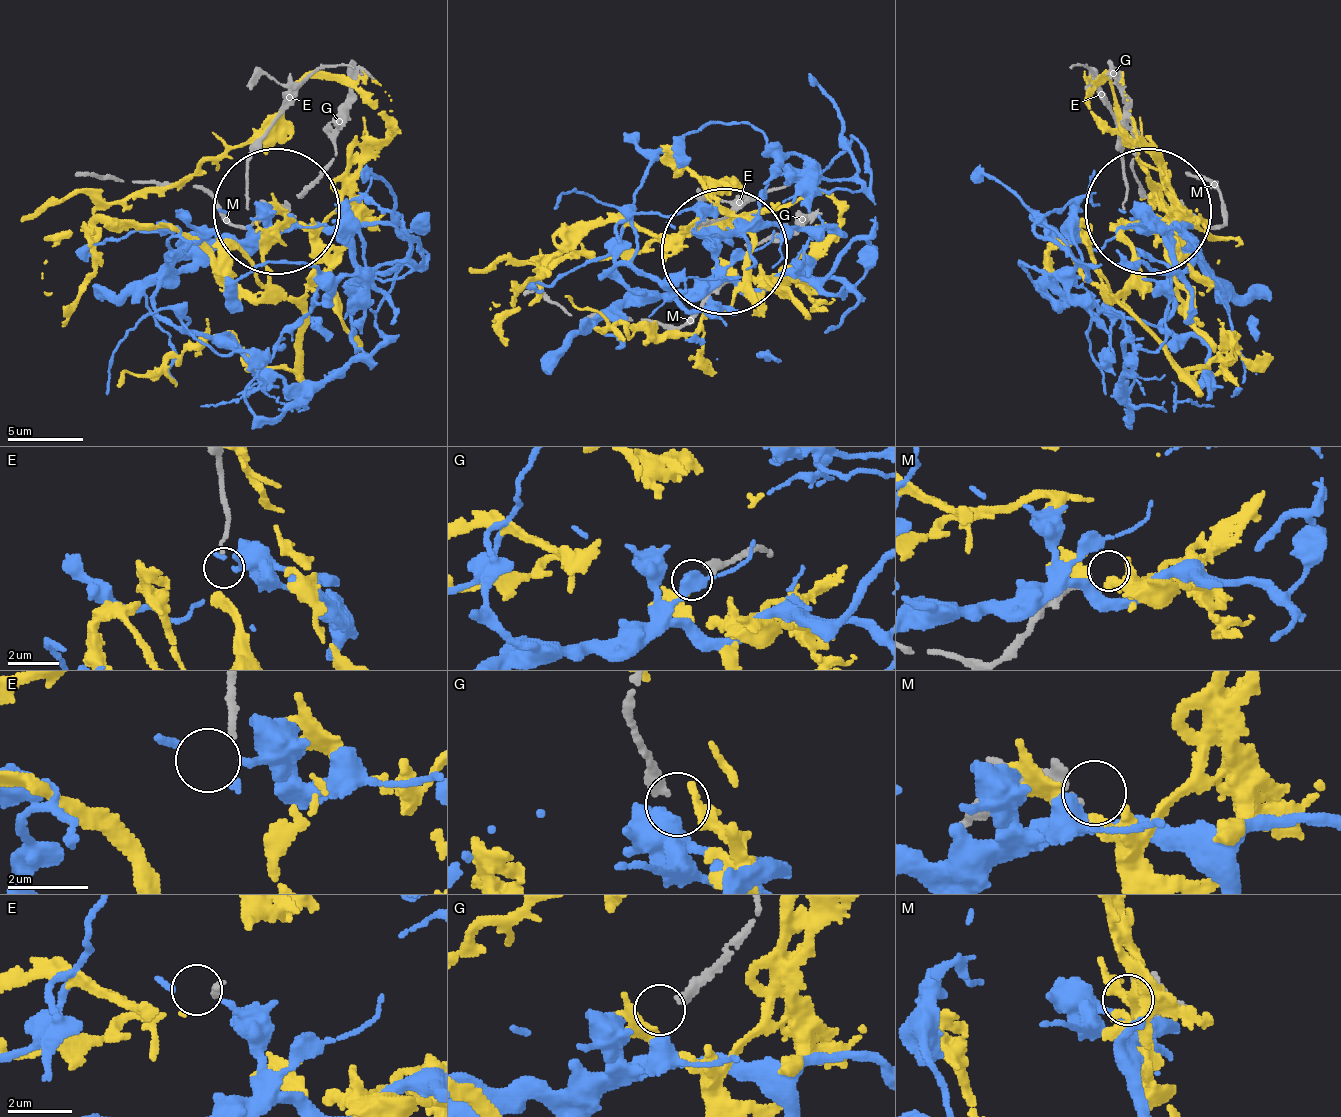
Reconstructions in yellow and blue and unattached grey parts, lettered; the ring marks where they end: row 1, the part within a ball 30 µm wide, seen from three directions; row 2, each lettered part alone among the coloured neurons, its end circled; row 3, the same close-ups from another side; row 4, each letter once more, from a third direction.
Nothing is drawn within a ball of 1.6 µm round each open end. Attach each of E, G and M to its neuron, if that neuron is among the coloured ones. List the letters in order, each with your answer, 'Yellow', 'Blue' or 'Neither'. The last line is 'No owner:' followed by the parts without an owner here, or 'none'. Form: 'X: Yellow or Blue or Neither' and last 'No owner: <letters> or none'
E: Neither
G: Neither
M: Yellow
No owner: E, G

